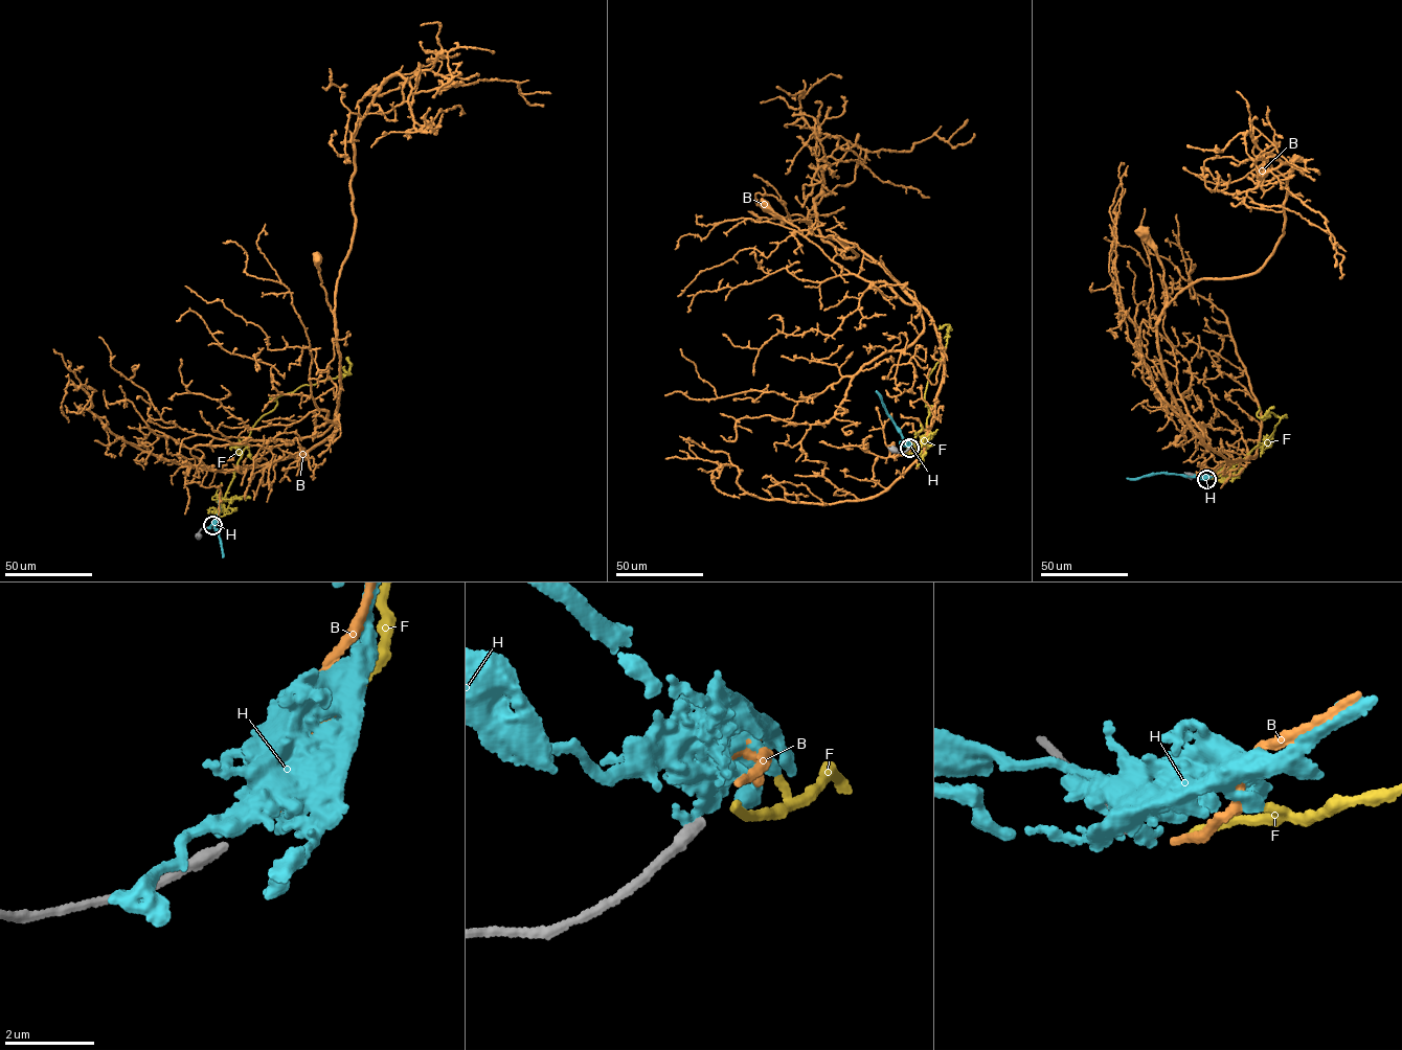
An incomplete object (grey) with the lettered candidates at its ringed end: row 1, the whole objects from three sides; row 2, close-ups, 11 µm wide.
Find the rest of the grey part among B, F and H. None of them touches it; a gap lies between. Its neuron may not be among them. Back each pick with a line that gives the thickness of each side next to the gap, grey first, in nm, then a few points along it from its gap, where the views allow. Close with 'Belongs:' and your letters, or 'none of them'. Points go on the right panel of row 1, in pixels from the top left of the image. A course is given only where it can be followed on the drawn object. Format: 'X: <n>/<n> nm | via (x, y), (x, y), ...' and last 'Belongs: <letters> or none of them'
F: 260/190 nm | via (1207, 479), (1224, 474), (1265, 442), (1280, 418), (1268, 411), (1270, 417), (1263, 416), (1273, 407)
Belongs: F

